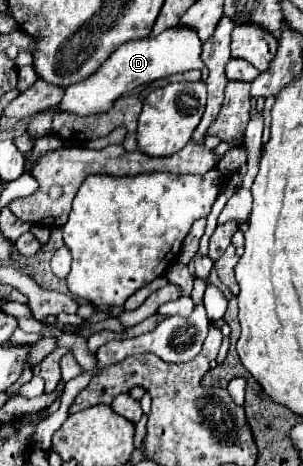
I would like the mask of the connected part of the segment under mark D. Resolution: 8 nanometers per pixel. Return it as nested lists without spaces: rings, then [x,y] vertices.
[[[169,28],[157,38],[145,38],[145,40],[133,40],[125,42],[117,52],[113,52],[95,74],[89,78],[71,84],[65,88],[63,100],[45,112],[35,114],[29,124],[27,124],[27,134],[33,140],[39,140],[43,136],[51,134],[51,122],[57,112],[67,112],[67,114],[77,114],[77,116],[89,116],[89,114],[101,114],[109,112],[115,100],[125,94],[135,90],[137,86],[151,84],[163,76],[177,74],[177,72],[187,72],[187,70],[199,69],[202,72],[202,79],[207,79],[209,71],[201,62],[201,40],[195,30],[189,28]]]

